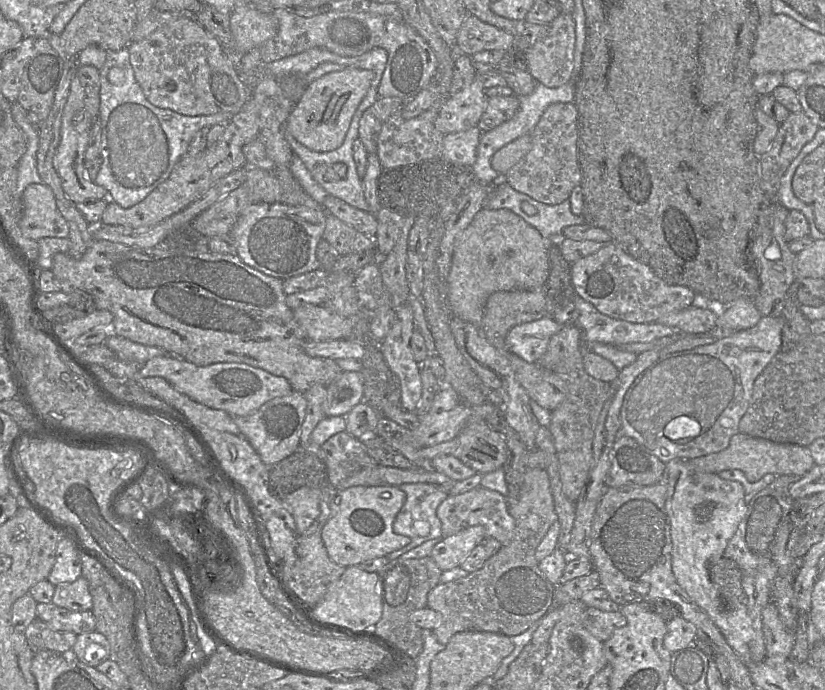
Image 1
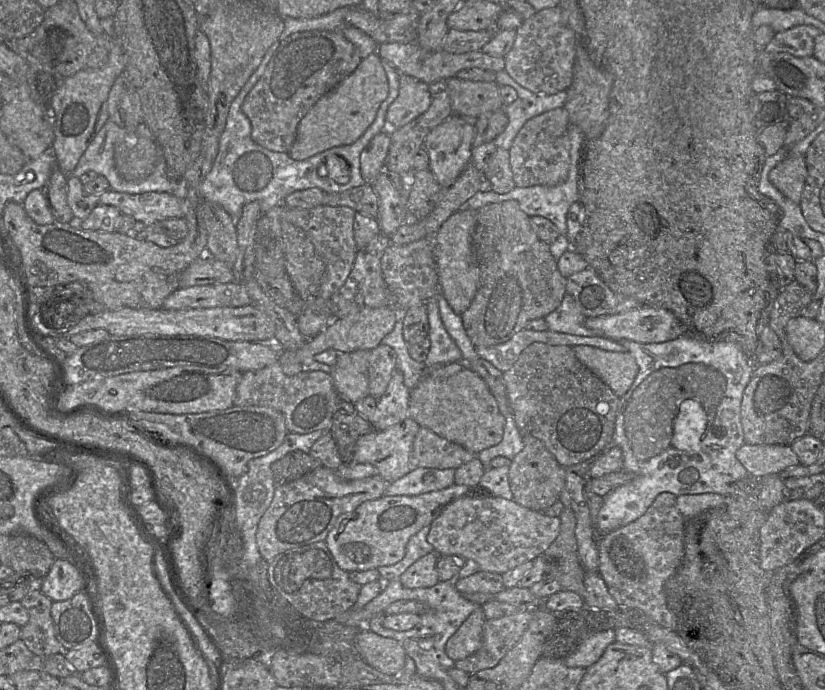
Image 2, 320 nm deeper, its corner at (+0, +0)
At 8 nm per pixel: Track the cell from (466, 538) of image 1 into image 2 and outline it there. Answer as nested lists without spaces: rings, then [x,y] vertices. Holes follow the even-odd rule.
[[[436,550],[419,558],[399,577],[405,588],[428,588],[439,582],[436,563],[442,555]]]

